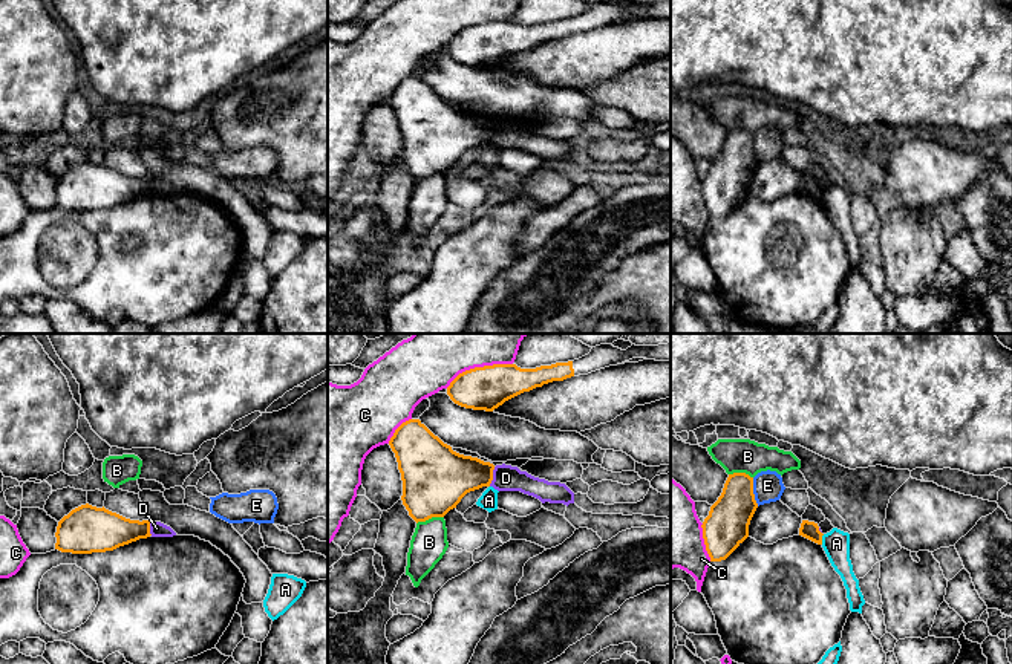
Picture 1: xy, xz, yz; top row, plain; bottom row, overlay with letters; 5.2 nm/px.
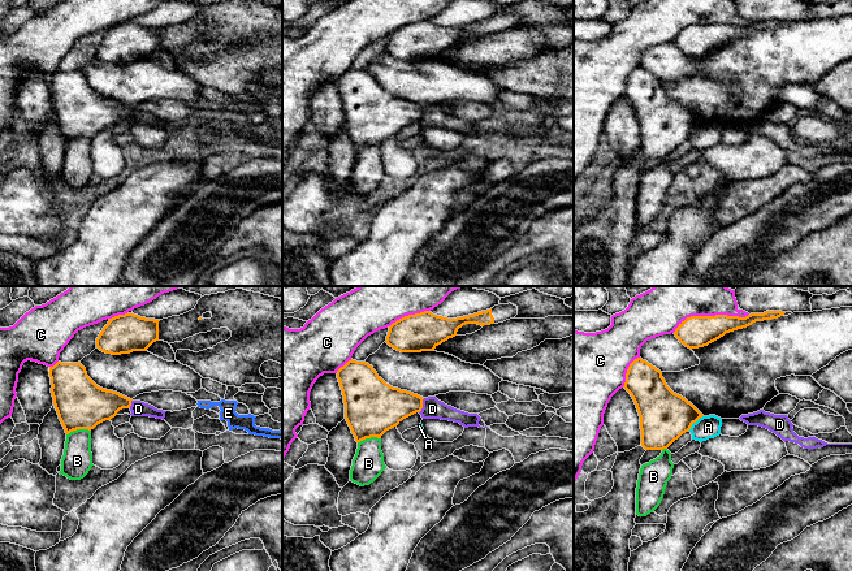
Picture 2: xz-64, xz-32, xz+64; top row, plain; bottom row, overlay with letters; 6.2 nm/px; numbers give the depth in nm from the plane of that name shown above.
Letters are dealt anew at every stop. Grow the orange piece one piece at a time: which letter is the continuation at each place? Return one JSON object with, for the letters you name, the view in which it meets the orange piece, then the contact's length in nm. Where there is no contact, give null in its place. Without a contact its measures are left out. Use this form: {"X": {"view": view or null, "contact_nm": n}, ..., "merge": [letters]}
{"merge": []}

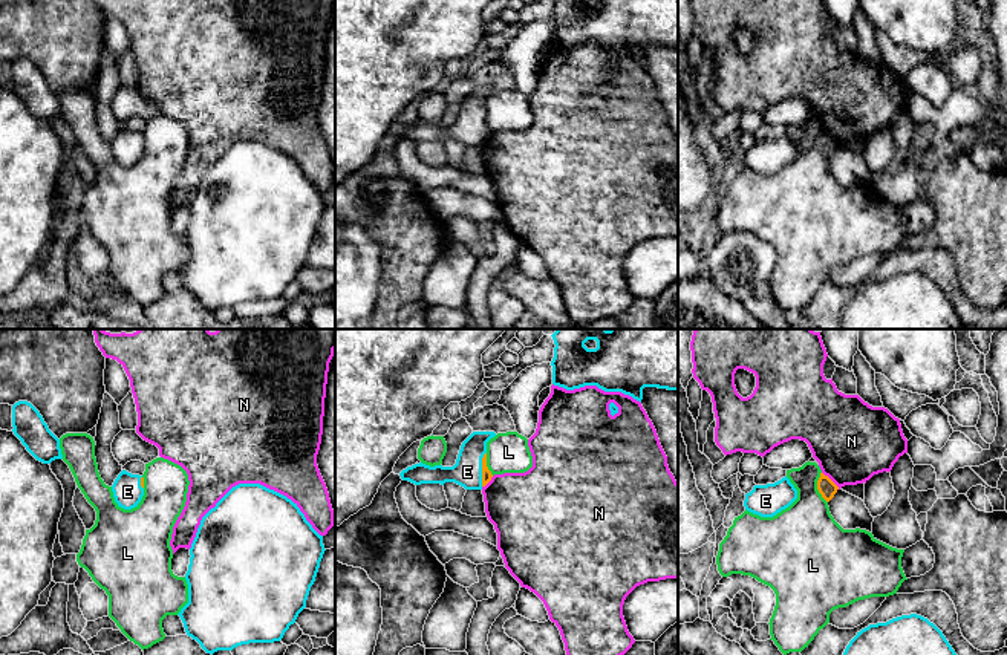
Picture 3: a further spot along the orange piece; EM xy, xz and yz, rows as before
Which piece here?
{"E": {"view": "xz", "contact_nm": 190}, "merge": ["E"]}

